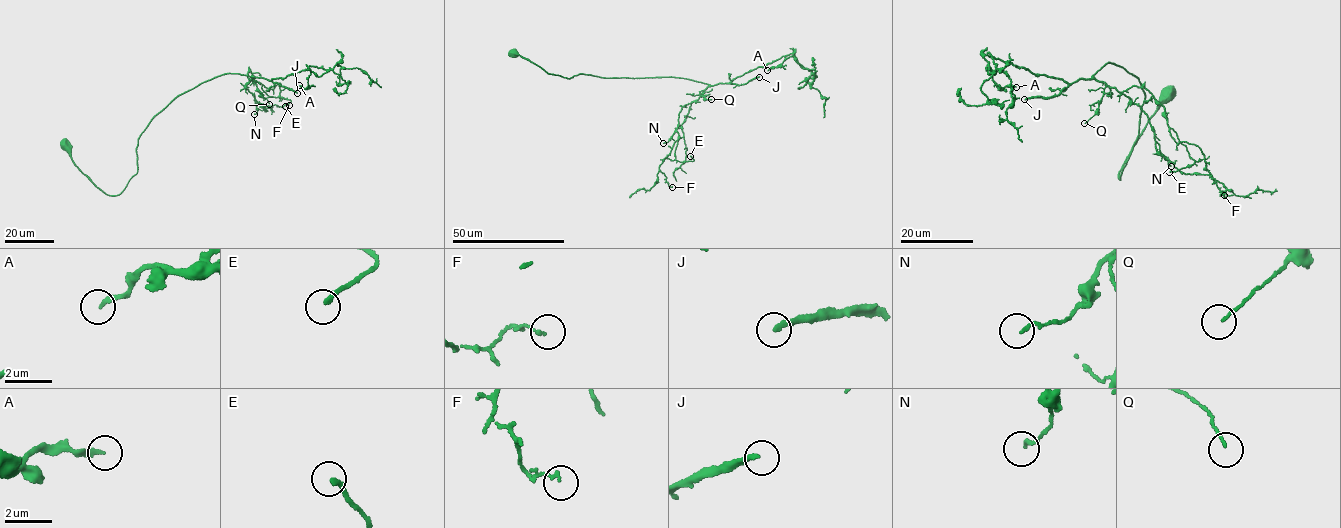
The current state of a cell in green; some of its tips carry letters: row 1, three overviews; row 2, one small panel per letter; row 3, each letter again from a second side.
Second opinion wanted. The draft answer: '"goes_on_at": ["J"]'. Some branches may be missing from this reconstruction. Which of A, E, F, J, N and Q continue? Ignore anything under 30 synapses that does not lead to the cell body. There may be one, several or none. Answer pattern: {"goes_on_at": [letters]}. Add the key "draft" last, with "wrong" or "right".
{"goes_on_at": ["J"], "draft": "right"}

